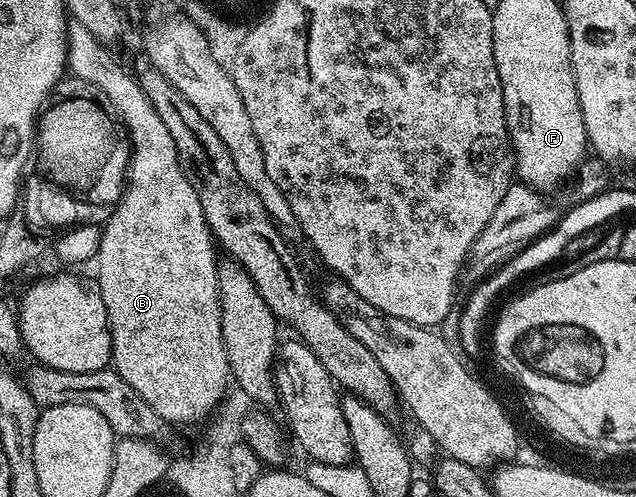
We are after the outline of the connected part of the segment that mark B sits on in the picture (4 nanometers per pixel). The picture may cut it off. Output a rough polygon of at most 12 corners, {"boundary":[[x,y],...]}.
{"boundary":[[83,23],[68,72],[129,138],[95,280],[165,422],[222,404],[219,253],[171,131]]}

